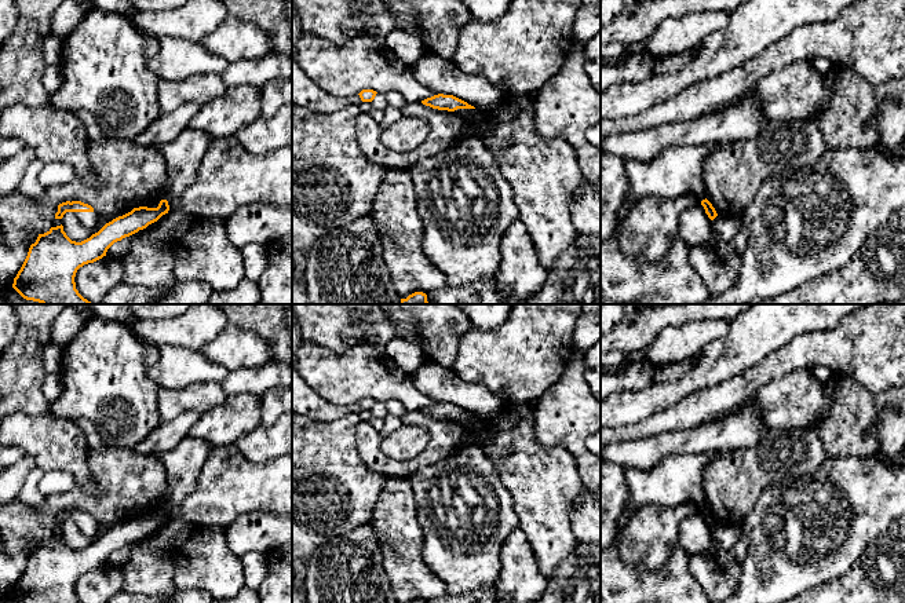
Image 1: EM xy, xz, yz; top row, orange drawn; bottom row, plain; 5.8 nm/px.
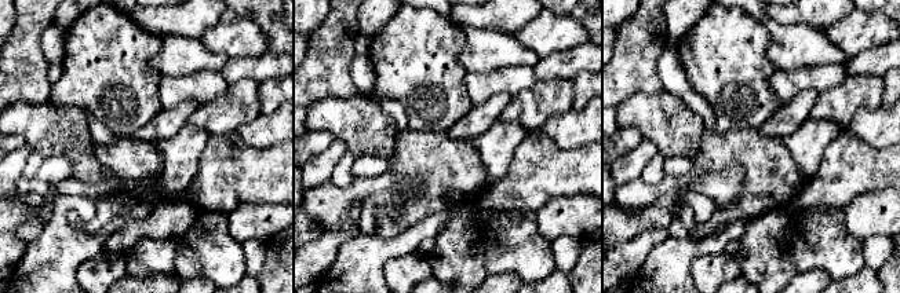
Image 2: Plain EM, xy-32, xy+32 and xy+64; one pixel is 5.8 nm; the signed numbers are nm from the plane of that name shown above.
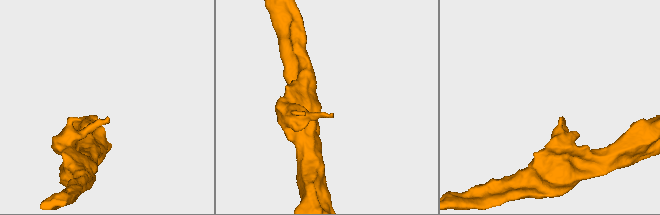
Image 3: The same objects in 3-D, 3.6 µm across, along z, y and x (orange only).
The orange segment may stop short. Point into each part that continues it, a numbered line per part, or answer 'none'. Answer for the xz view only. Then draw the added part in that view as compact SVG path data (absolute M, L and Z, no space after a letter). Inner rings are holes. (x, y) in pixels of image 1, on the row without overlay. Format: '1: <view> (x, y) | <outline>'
none

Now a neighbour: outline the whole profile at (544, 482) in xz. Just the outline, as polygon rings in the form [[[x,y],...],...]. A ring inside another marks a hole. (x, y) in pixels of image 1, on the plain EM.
[[[530,402],[506,403],[496,414],[482,419],[478,443],[495,465],[501,483],[511,493],[519,529],[533,548],[540,573],[548,581],[556,566],[577,544],[570,514],[585,487],[573,456],[565,447],[543,447],[534,439],[534,420],[536,410]]]

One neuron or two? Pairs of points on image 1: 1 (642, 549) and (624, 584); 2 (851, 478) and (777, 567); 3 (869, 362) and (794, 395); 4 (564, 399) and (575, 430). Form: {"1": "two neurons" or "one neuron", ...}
{"1": "two neurons", "2": "one neuron", "3": "two neurons", "4": "one neuron"}

